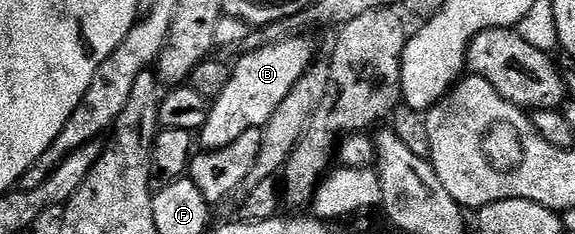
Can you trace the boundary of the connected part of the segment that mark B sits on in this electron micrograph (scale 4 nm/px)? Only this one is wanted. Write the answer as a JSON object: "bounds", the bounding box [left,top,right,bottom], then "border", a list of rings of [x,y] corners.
{"bounds":[198,36,314,150],"border":[[[289,36],[279,42],[269,42],[256,50],[244,52],[232,66],[230,84],[211,103],[206,124],[198,132],[198,142],[204,150],[226,148],[226,144],[234,144],[242,132],[250,132],[264,127],[274,116],[274,108],[286,100],[290,88],[302,80],[302,76],[314,61],[312,42],[308,36]]]}

